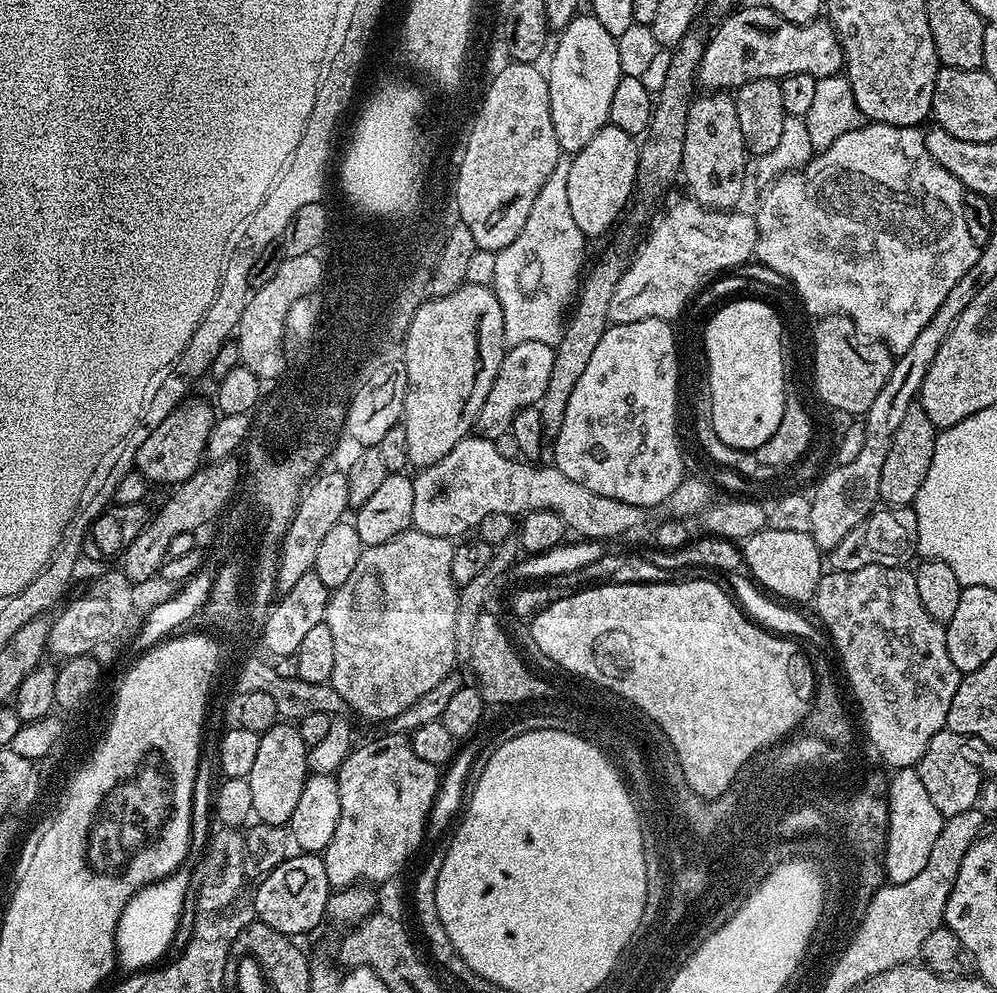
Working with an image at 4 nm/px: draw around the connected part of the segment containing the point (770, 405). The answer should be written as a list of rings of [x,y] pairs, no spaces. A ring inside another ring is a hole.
[[[766,302],[765,304],[744,303],[732,305],[726,308],[720,316],[712,323],[711,331],[708,332],[708,354],[711,356],[712,374],[710,376],[709,406],[711,408],[711,423],[714,434],[721,439],[726,446],[741,448],[742,451],[752,452],[753,449],[762,446],[764,442],[777,429],[782,419],[784,401],[781,399],[781,370],[780,370],[780,352],[779,352],[779,329],[777,323],[782,318],[781,313],[773,305]]]

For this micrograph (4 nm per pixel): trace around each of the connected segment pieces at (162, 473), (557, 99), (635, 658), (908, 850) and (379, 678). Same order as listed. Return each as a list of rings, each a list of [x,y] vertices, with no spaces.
[[[185,399],[168,413],[167,418],[152,431],[150,438],[142,442],[137,452],[134,468],[144,480],[152,484],[154,482],[175,486],[186,482],[193,474],[200,471],[208,450],[211,430],[218,419],[213,405],[209,401],[208,404],[204,400]]]
[[[577,14],[559,33],[552,61],[546,67],[550,114],[561,153],[575,154],[608,123],[610,101],[621,78],[616,37],[591,14]]]
[[[684,580],[681,584],[665,582],[660,584],[625,584],[600,582],[595,586],[581,587],[581,592],[576,592],[573,596],[564,596],[553,599],[551,604],[546,604],[533,617],[532,640],[536,643],[536,648],[548,660],[553,660],[560,668],[572,672],[573,677],[581,681],[591,683],[600,680],[600,684],[612,684],[616,692],[624,692],[624,696],[632,696],[636,704],[648,708],[660,724],[664,724],[664,729],[668,731],[668,736],[676,740],[676,748],[680,748],[680,760],[684,760],[684,772],[688,772],[688,780],[700,788],[700,792],[710,794],[720,792],[720,788],[725,788],[728,780],[732,780],[732,772],[744,764],[744,756],[752,753],[752,748],[760,748],[760,744],[768,744],[768,740],[776,740],[780,732],[788,732],[796,720],[804,717],[808,702],[808,669],[804,660],[800,660],[799,652],[792,652],[792,644],[780,644],[780,640],[769,639],[765,636],[763,628],[749,619],[742,611],[741,605],[730,595],[727,596],[718,585],[712,580]]]
[[[915,767],[897,768],[891,775],[892,781],[888,784],[888,792],[886,791],[888,820],[882,855],[882,872],[888,875],[887,883],[901,884],[910,882],[910,878],[915,878],[925,868],[926,861],[930,858],[930,850],[938,839],[946,817],[938,810],[938,806],[934,806],[934,802],[930,802],[930,794],[926,794],[926,786],[922,786],[920,775],[916,773]]]
[[[409,530],[398,534],[394,538],[390,538],[390,542],[382,542],[381,544],[370,544],[364,549],[364,553],[358,558],[358,566],[354,566],[354,571],[350,574],[350,579],[342,582],[342,586],[335,589],[329,595],[328,609],[324,615],[324,623],[330,626],[330,635],[334,638],[334,670],[330,685],[345,700],[347,707],[364,720],[381,720],[387,722],[393,720],[398,714],[402,714],[402,710],[406,710],[406,706],[414,706],[414,702],[418,702],[418,698],[422,698],[422,694],[434,690],[434,686],[438,686],[438,682],[442,682],[442,678],[446,678],[453,671],[452,668],[458,663],[455,644],[455,614],[458,586],[452,580],[450,574],[450,562],[454,559],[454,550],[456,544],[446,536],[431,536],[430,534],[422,534],[415,530]]]

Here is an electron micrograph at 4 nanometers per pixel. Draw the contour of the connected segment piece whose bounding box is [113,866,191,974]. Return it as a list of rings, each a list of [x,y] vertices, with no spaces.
[[[180,867],[167,878],[148,884],[128,900],[113,934],[116,962],[129,973],[145,971],[157,965],[168,950],[180,922],[180,916],[189,897],[189,869]]]

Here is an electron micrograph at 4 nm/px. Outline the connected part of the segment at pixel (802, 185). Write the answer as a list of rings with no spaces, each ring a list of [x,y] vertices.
[[[875,122],[865,123],[859,128],[851,129],[842,134],[831,146],[823,149],[819,154],[813,155],[802,171],[789,171],[777,177],[775,181],[763,189],[764,197],[760,205],[754,211],[756,221],[756,254],[755,259],[761,260],[772,272],[785,276],[796,287],[795,295],[802,302],[807,302],[808,307],[814,311],[814,317],[839,314],[848,316],[854,322],[854,326],[865,338],[872,342],[879,342],[892,351],[899,354],[910,350],[914,338],[922,334],[922,326],[938,314],[938,306],[946,302],[946,294],[958,286],[958,278],[966,274],[978,262],[981,245],[970,238],[966,230],[966,222],[962,222],[962,214],[957,208],[962,195],[962,185],[955,180],[942,166],[938,166],[930,158],[930,154],[924,145],[924,132],[919,127],[903,128],[902,126],[890,126]]]

